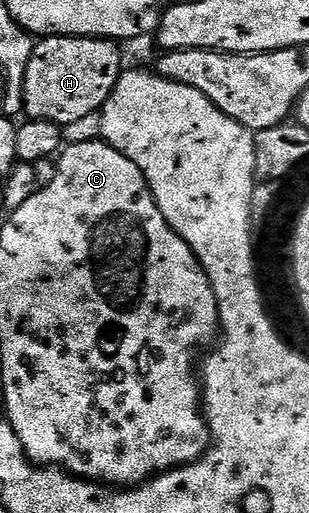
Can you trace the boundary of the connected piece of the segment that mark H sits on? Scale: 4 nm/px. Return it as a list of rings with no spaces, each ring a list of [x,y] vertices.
[[[46,37],[37,40],[32,46],[30,63],[26,65],[22,86],[27,116],[33,121],[49,121],[63,127],[86,116],[99,114],[122,72],[120,49],[117,42],[109,41],[106,37]]]

